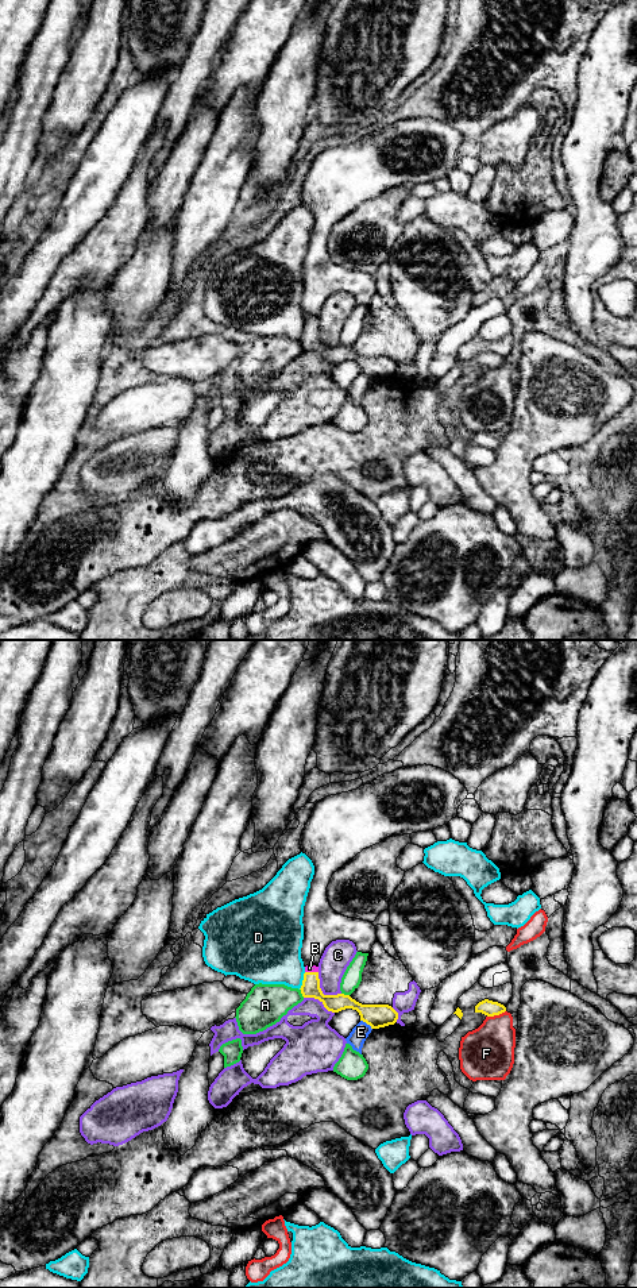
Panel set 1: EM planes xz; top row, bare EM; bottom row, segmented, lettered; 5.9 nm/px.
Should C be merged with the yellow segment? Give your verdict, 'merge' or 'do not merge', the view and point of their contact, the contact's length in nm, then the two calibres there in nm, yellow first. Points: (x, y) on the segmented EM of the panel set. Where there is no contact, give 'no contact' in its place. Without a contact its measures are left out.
do not merge | xz (321, 991) | 190 nm | 110/170 nm

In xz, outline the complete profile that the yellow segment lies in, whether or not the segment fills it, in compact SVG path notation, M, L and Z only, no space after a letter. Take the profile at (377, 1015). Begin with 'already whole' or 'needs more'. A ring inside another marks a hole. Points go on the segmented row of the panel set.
needs more | M316 965L305 967L300 990L304 998L318 999L328 1011L339 1013L345 1009L356 1010L360 1015L360 1021L370 1025L371 1029L394 1025L398 1019L398 1013L389 1004L362 1004L344 994L324 995L320 988L318 967Z

